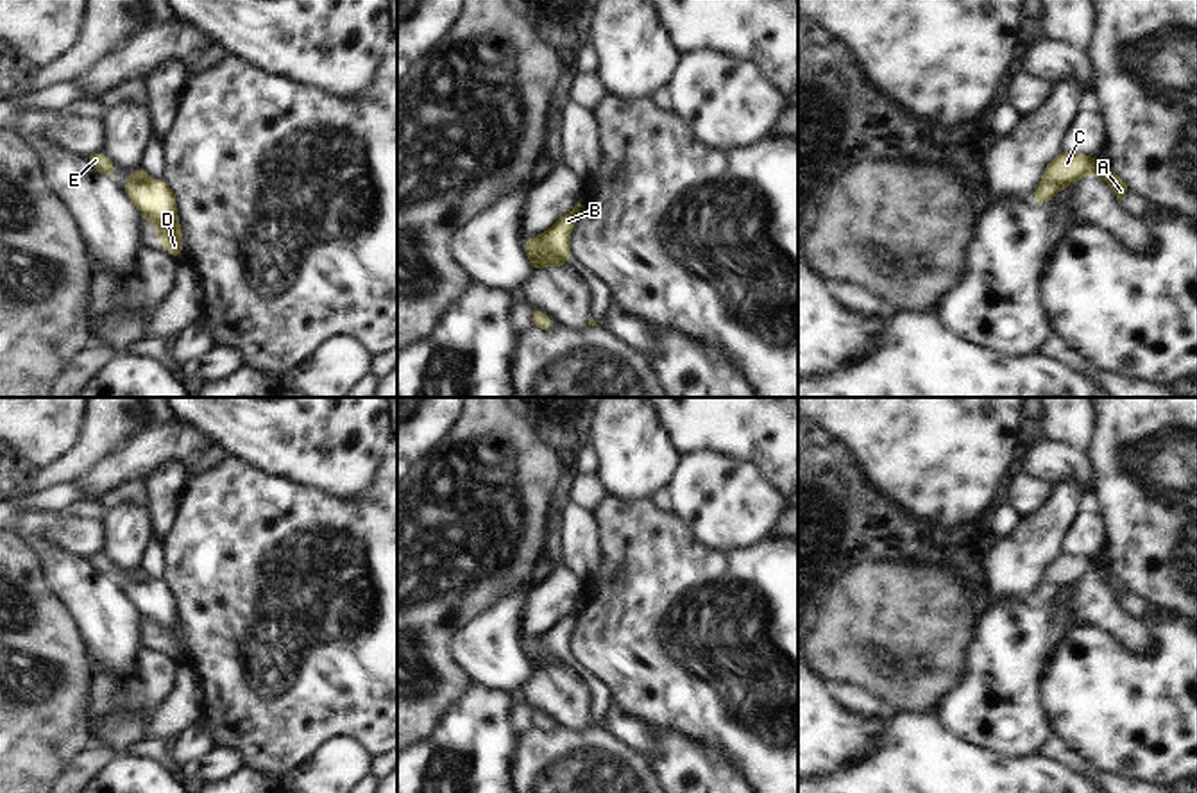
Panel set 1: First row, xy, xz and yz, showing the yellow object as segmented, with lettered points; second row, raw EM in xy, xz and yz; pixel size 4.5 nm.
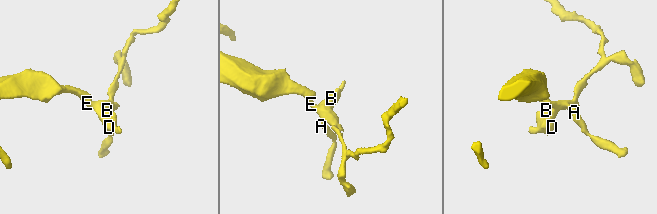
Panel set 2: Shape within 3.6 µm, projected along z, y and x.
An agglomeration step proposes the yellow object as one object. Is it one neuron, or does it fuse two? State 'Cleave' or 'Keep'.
Cleave.

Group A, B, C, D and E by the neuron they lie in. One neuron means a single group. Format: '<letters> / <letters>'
A C E / B D

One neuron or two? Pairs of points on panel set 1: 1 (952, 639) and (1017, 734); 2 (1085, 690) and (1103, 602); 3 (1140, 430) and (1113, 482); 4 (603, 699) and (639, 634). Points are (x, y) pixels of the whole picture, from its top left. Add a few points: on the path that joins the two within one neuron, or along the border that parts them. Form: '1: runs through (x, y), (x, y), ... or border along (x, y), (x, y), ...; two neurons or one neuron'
1: border along (974, 636), (967, 654), (967, 670), (945, 697); two neurons
2: border along (1069, 627), (1097, 625), (1131, 650); two neurons
3: runs through (1126, 439), (1115, 446), (1115, 468); one neuron
4: border along (582, 668), (578, 677), (587, 690), (589, 716); two neurons

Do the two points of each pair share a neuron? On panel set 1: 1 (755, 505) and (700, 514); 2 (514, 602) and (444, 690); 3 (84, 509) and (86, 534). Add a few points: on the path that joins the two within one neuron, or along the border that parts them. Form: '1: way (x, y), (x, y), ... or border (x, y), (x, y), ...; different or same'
1: way (741, 505), (714, 505); same
2: border (462, 625), (451, 638), (449, 656), (471, 682); different
3: border (56, 514), (101, 521); different

